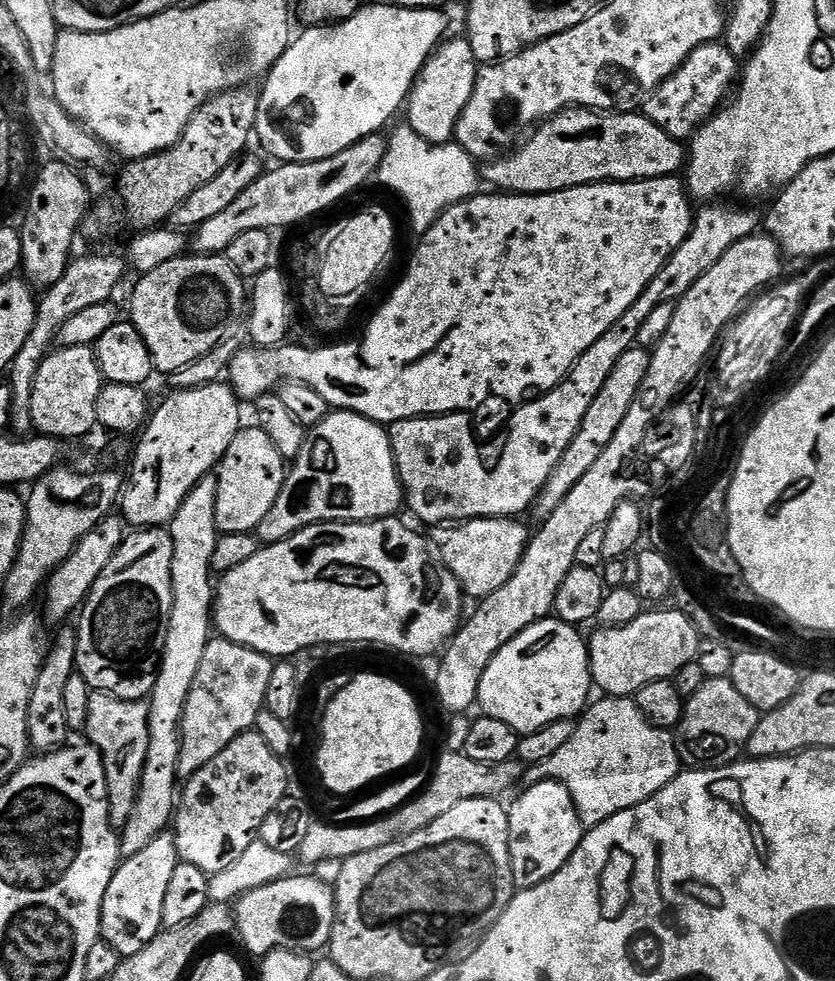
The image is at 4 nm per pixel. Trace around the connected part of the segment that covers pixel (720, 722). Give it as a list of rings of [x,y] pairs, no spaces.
[[[705,679],[698,694],[687,697],[684,701],[684,713],[676,723],[674,735],[676,749],[680,755],[681,765],[685,769],[725,768],[741,759],[747,749],[750,734],[758,719],[758,710],[742,694],[738,694],[731,679]]]

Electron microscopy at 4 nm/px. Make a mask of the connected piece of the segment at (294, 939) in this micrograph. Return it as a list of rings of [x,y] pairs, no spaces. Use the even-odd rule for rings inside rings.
[[[289,874],[283,880],[250,890],[234,904],[236,917],[235,931],[240,932],[240,940],[252,952],[267,954],[279,948],[288,948],[292,952],[316,954],[316,951],[327,949],[328,939],[336,921],[336,893],[333,885],[316,876],[296,876]]]

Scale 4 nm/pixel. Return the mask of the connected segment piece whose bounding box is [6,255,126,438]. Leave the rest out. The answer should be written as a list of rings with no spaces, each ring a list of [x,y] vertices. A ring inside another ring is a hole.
[[[77,255],[69,263],[62,278],[58,278],[58,282],[43,289],[36,305],[34,330],[30,330],[30,338],[26,338],[22,350],[18,350],[18,354],[6,369],[6,379],[12,387],[12,405],[8,423],[17,437],[23,438],[33,431],[30,398],[34,392],[34,378],[40,369],[41,360],[49,355],[58,330],[71,316],[78,314],[78,310],[87,310],[89,306],[109,303],[113,299],[111,296],[115,294],[116,287],[120,284],[120,279],[124,276],[126,260],[123,255],[79,256]]]

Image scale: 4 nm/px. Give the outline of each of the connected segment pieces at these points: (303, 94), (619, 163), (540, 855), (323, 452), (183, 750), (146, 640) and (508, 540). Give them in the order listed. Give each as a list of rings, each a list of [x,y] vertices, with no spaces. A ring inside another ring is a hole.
[[[395,2],[388,4],[372,4],[369,8],[364,6],[357,7],[356,13],[350,18],[346,18],[340,24],[333,24],[326,28],[304,28],[289,43],[288,49],[285,50],[278,58],[278,62],[268,71],[268,75],[263,77],[262,85],[264,89],[258,92],[258,114],[256,115],[255,135],[260,136],[262,143],[268,147],[268,152],[272,156],[277,156],[277,161],[287,162],[290,164],[305,164],[306,162],[318,162],[354,146],[362,138],[377,135],[392,120],[392,115],[396,111],[405,107],[408,93],[412,90],[412,85],[416,83],[420,72],[424,69],[432,53],[440,47],[445,39],[444,31],[448,28],[448,20],[444,17],[445,13],[438,8],[399,8]]]
[[[570,108],[544,121],[515,150],[485,163],[482,180],[508,194],[537,196],[583,184],[675,176],[685,164],[685,145],[643,114]]]
[[[557,780],[529,784],[525,792],[508,808],[510,830],[510,866],[517,889],[533,888],[550,878],[574,854],[586,831],[570,798],[570,790]]]
[[[332,410],[322,422],[307,429],[302,450],[287,469],[284,485],[278,494],[278,502],[270,506],[270,514],[262,518],[255,535],[265,545],[277,544],[287,536],[301,532],[309,524],[386,520],[395,517],[399,513],[396,511],[402,508],[404,503],[404,488],[400,484],[400,475],[396,472],[394,454],[385,425],[375,424],[373,420],[359,416],[356,412]]]
[[[223,638],[209,639],[180,723],[178,773],[181,777],[193,776],[206,762],[218,758],[234,738],[255,729],[258,714],[265,711],[264,699],[273,663],[273,657],[253,648]]]
[[[167,527],[158,528],[138,528],[129,531],[124,537],[124,541],[120,543],[120,548],[114,554],[114,558],[110,558],[110,566],[106,566],[106,570],[102,570],[102,574],[98,578],[98,582],[94,582],[94,586],[90,590],[87,600],[84,601],[79,609],[80,624],[75,625],[76,630],[76,671],[82,679],[88,683],[89,688],[94,692],[105,692],[106,694],[114,694],[123,700],[143,700],[147,701],[152,695],[154,686],[156,685],[156,675],[160,672],[160,655],[164,652],[166,646],[166,630],[170,622],[170,606],[172,605],[172,558],[174,554],[174,542],[172,541],[172,533]]]
[[[491,516],[481,520],[453,522],[431,529],[431,543],[446,567],[458,578],[465,597],[479,602],[485,596],[494,594],[498,586],[510,582],[522,554],[528,548],[530,528],[516,518]]]

